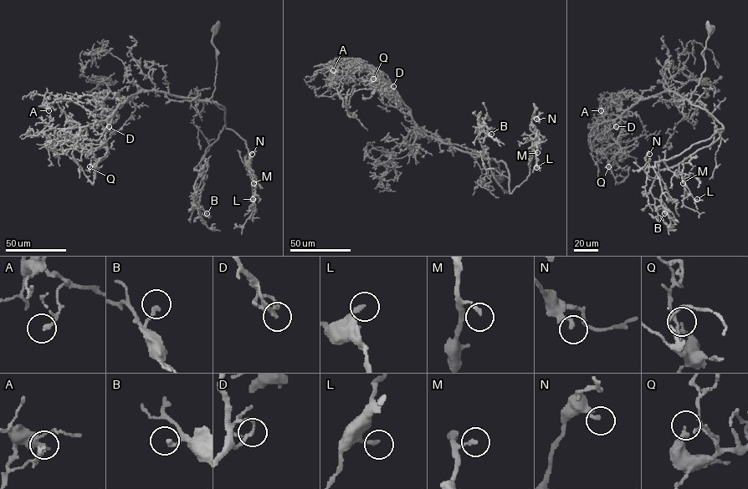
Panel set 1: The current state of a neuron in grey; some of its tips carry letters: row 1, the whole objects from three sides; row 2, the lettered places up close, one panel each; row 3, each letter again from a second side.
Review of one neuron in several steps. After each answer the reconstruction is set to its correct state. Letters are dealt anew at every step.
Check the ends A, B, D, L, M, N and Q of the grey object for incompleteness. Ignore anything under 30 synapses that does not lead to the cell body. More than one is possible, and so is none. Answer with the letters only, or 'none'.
none

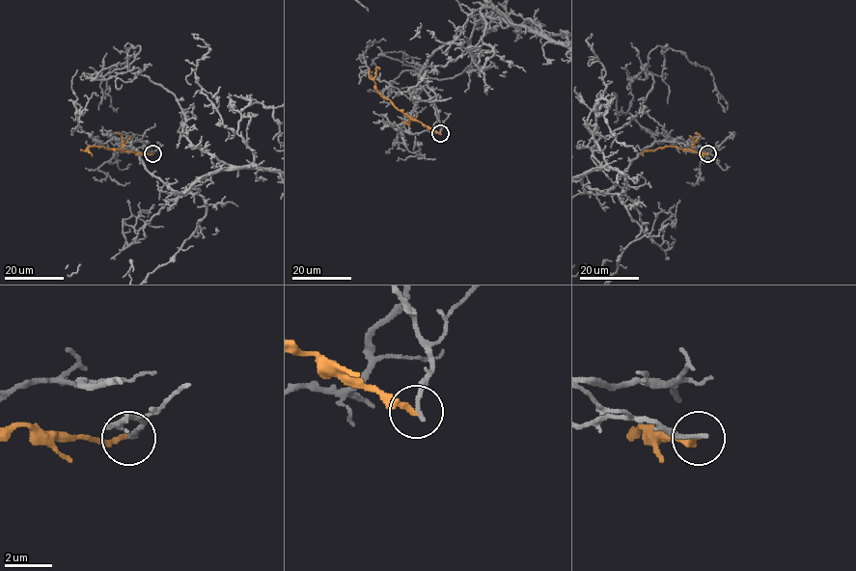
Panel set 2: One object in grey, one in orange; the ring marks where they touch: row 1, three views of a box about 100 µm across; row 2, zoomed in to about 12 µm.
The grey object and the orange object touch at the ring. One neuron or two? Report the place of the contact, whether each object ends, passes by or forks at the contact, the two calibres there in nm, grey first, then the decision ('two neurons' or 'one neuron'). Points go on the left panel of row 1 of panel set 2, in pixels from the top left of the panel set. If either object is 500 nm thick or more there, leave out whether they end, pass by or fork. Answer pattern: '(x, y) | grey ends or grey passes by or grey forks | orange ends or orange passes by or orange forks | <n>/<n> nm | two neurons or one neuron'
(152, 153) | grey ends | orange ends | 200/220 nm | two neurons

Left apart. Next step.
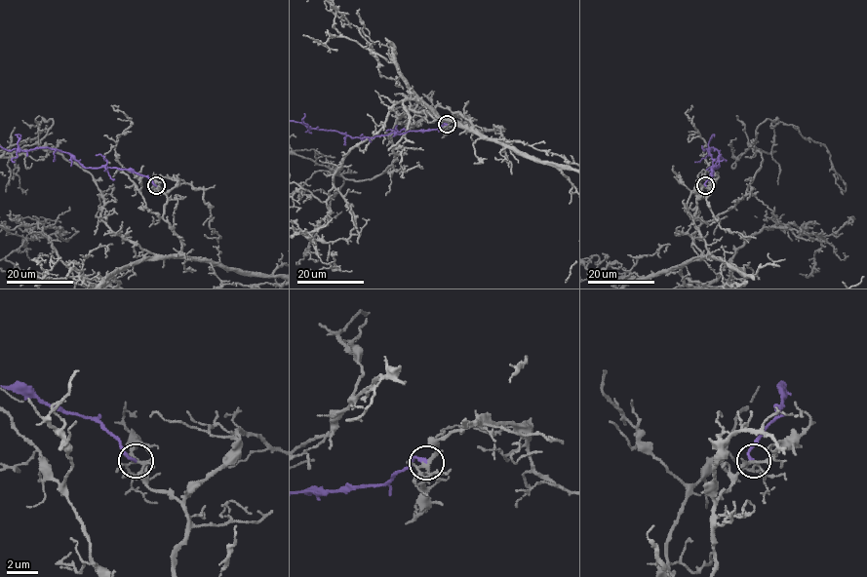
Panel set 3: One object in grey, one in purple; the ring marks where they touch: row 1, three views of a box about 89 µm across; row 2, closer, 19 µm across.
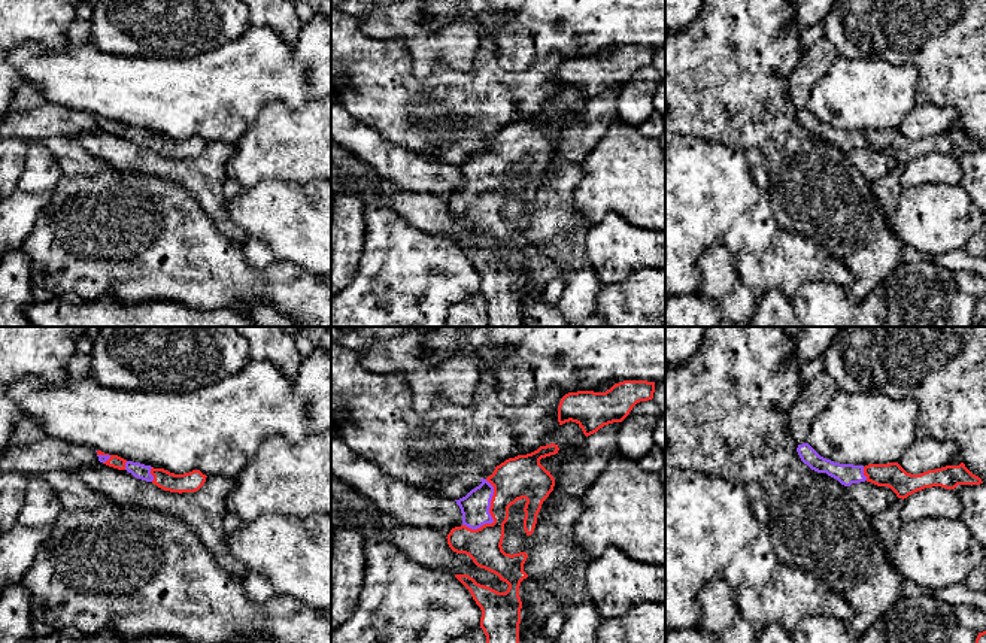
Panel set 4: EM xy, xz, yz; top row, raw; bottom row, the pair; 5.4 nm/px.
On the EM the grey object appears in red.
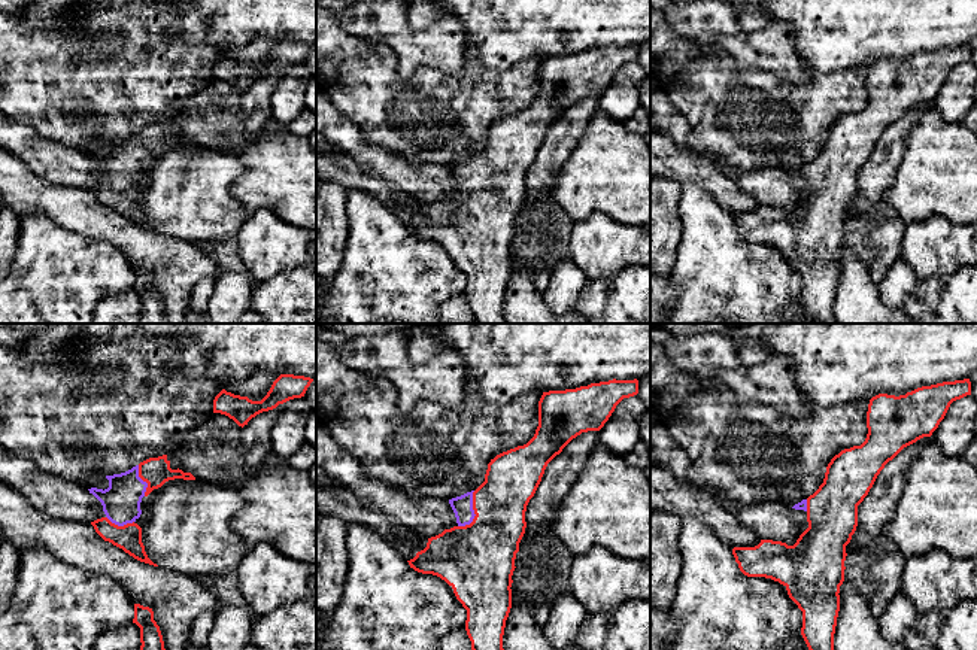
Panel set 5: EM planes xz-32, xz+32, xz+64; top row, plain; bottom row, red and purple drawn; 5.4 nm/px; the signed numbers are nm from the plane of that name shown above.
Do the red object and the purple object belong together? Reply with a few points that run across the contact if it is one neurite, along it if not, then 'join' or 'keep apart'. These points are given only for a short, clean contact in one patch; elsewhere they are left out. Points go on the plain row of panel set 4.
join

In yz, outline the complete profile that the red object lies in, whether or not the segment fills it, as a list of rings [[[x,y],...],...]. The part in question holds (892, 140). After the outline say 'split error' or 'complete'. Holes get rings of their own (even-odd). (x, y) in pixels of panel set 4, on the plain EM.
[[[808,109],[798,110],[797,118],[804,130],[817,139],[826,139],[841,151],[871,148],[877,152],[891,154],[898,164],[922,157],[925,154],[941,152],[955,155],[958,151],[980,151],[982,145],[973,140],[964,128],[928,136],[920,140],[907,139],[898,128],[853,131],[840,130],[820,122]]]; split error

